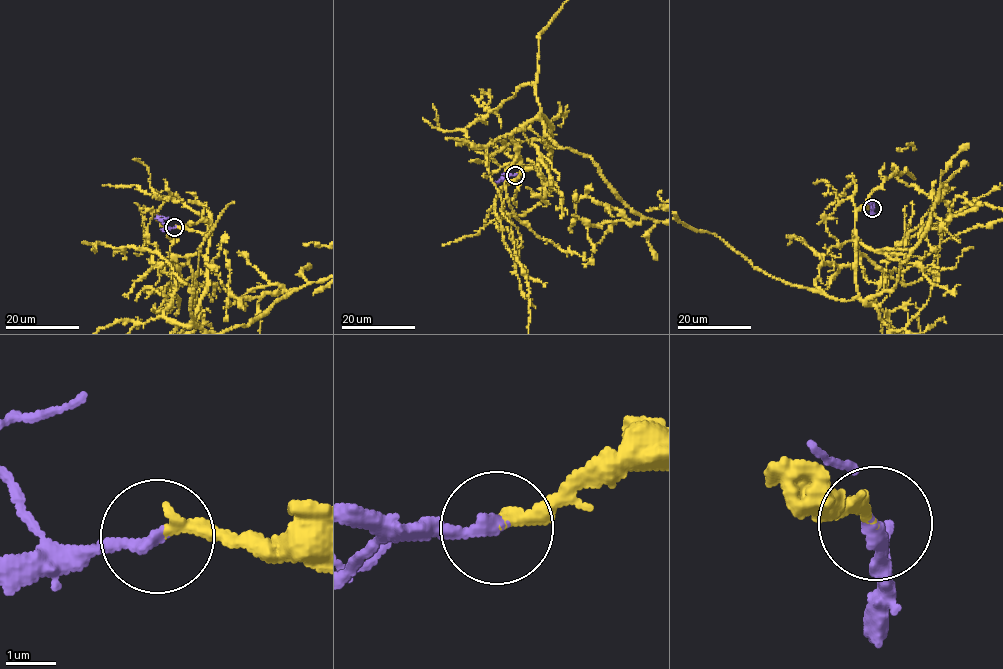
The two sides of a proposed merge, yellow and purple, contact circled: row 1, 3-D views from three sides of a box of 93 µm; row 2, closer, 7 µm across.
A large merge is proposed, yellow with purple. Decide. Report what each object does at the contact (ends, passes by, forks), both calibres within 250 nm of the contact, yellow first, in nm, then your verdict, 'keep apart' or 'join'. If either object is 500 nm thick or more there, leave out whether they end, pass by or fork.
yellow ends there; purple ends there; 240 nm thick on the yellow side, 260 nm on the other; join

